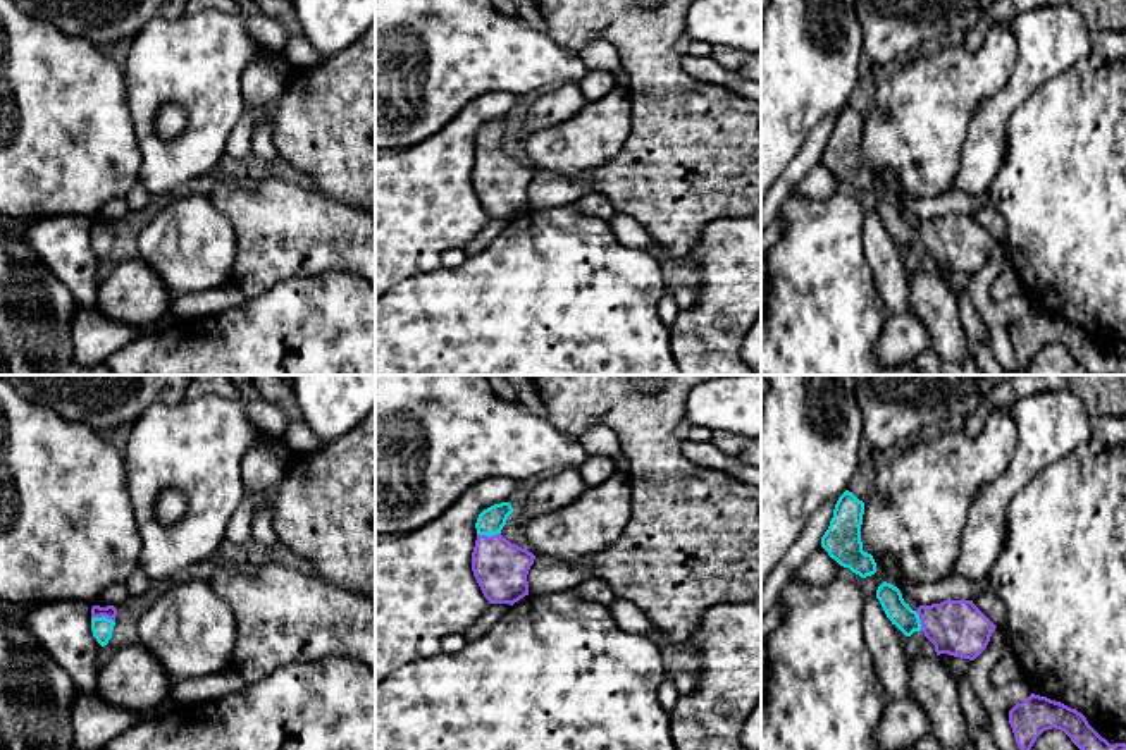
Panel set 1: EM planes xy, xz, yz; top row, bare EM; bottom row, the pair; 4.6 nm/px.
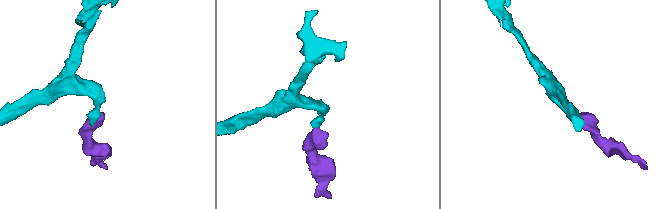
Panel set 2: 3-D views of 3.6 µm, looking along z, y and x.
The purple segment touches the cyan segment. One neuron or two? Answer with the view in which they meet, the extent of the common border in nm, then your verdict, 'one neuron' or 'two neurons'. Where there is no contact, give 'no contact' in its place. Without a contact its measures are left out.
meets purple in xy; contact 120 nm long; one neuron

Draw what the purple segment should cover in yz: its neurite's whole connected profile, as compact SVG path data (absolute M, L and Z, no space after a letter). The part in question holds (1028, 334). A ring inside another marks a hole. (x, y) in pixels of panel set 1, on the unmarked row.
M1031 308L1009 325L1018 361L1028 368L1036 353L1047 344L1064 346L1090 375L1126 375L1126 358L1111 360L1086 332L1061 317Z

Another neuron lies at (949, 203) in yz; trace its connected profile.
M947 191L943 194L938 194L937 198L907 198L904 201L899 201L899 205L902 210L913 213L919 222L940 218L943 215L974 215L978 210L992 206L992 201L988 191L981 194Z

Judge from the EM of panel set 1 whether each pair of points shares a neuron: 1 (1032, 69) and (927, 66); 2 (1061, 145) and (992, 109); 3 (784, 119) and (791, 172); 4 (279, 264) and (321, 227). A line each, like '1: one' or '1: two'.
1: two
2: two
3: two
4: one

